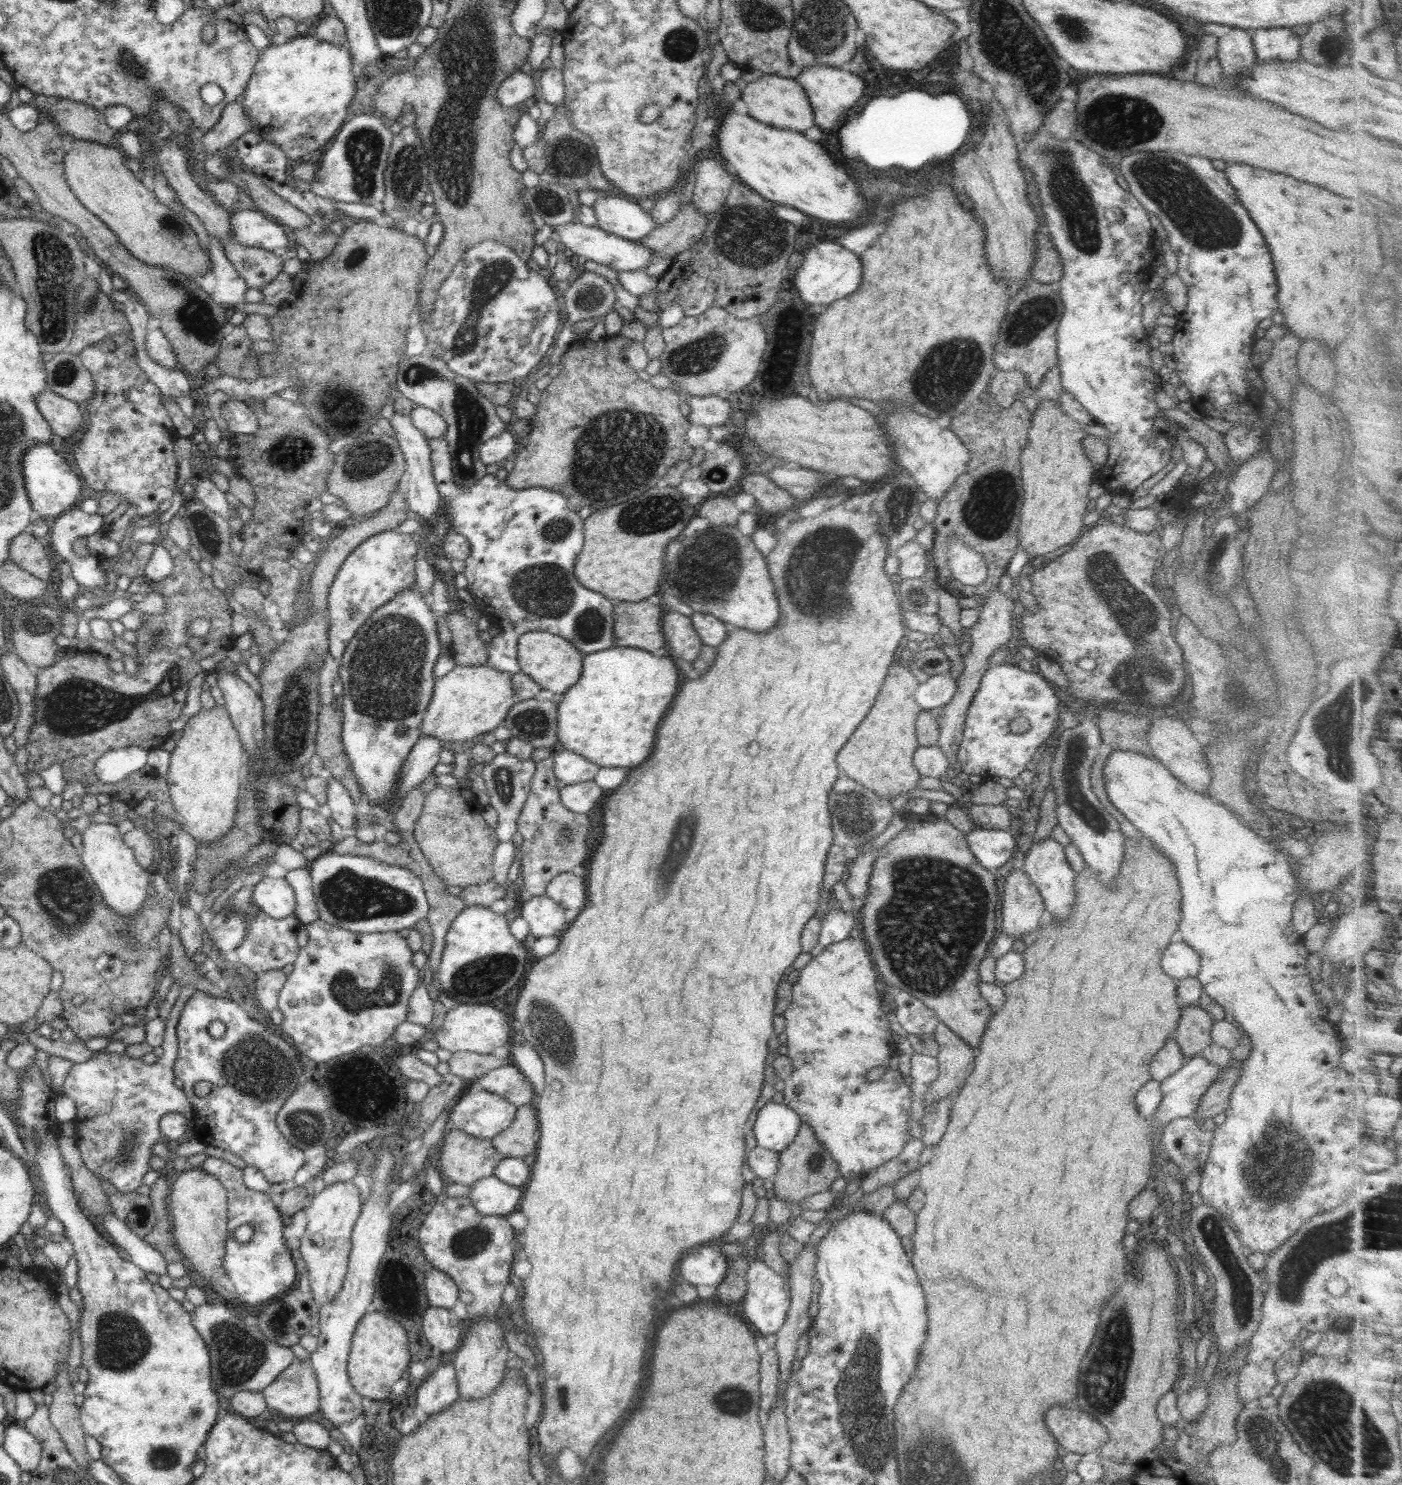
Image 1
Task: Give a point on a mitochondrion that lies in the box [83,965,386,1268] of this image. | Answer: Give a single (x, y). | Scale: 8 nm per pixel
(261, 1067)

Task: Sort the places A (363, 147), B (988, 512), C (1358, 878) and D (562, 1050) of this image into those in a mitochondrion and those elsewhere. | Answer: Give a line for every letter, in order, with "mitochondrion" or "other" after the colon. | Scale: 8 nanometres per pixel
A: mitochondrion
B: mitochondrion
C: other
D: mitochondrion

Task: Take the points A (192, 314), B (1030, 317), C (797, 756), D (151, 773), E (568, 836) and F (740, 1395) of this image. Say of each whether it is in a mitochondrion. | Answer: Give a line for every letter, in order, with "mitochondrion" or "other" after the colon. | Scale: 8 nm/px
A: mitochondrion
B: mitochondrion
C: other
D: other
E: mitochondrion
F: mitochondrion

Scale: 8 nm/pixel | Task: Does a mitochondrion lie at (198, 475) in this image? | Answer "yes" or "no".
no

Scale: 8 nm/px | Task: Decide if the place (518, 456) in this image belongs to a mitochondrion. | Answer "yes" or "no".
no

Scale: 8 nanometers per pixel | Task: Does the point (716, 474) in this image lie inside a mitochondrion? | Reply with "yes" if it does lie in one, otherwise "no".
yes

